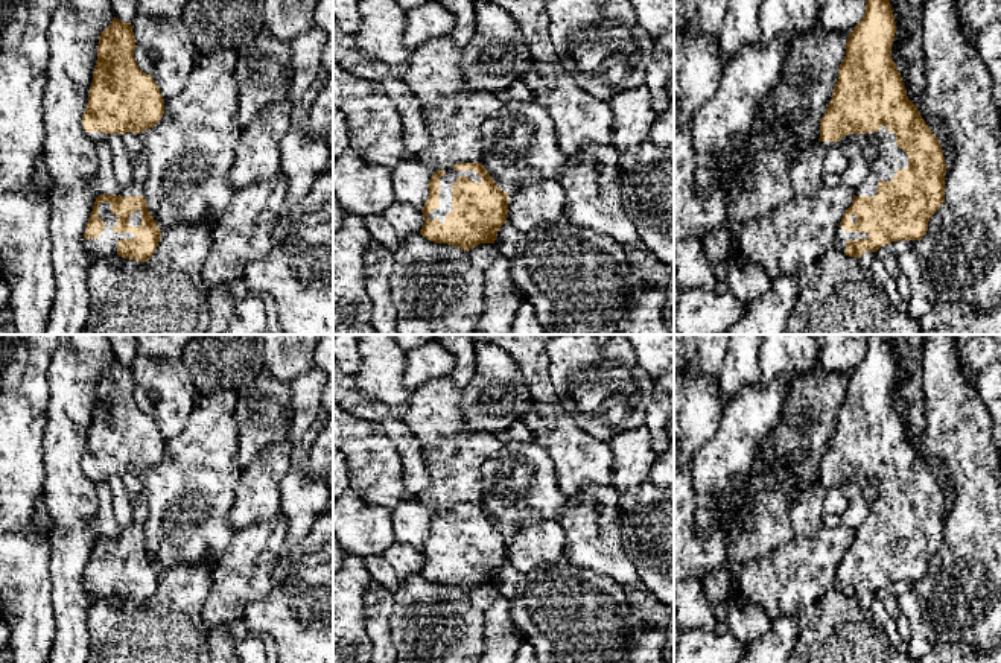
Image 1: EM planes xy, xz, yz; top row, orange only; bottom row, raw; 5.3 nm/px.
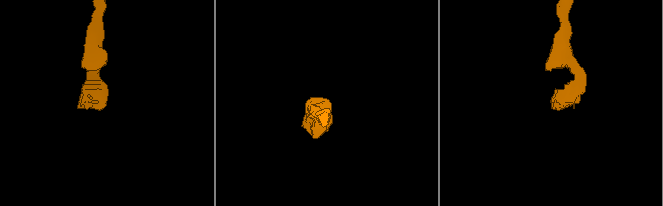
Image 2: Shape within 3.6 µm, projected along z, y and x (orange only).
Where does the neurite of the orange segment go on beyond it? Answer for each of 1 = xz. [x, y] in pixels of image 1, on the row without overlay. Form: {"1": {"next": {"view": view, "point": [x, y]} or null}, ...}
{"1": {"next": {"view": "xz", "point": [446, 522]}}}

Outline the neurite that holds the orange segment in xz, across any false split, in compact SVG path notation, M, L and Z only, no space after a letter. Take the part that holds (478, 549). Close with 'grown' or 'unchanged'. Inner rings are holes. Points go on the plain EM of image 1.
M459 503L434 512L421 554L423 578L469 593L479 584L494 584L508 558L508 534L481 503Z | grown

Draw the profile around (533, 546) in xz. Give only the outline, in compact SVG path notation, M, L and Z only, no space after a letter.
M560 522L520 525L508 534L507 561L519 572L529 573L563 560L566 532Z

